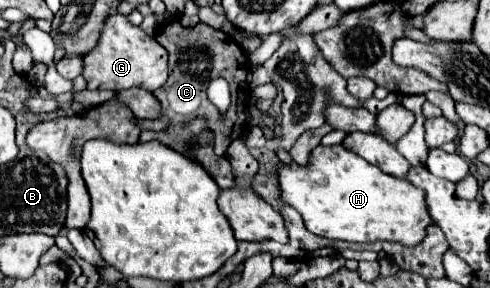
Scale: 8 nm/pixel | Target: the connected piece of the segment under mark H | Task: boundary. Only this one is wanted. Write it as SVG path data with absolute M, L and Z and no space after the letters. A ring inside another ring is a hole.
M317 146L309 166L281 164L281 198L299 210L309 232L345 242L399 242L417 246L433 218L427 210L425 192L403 178L385 174L365 158L343 146Z

